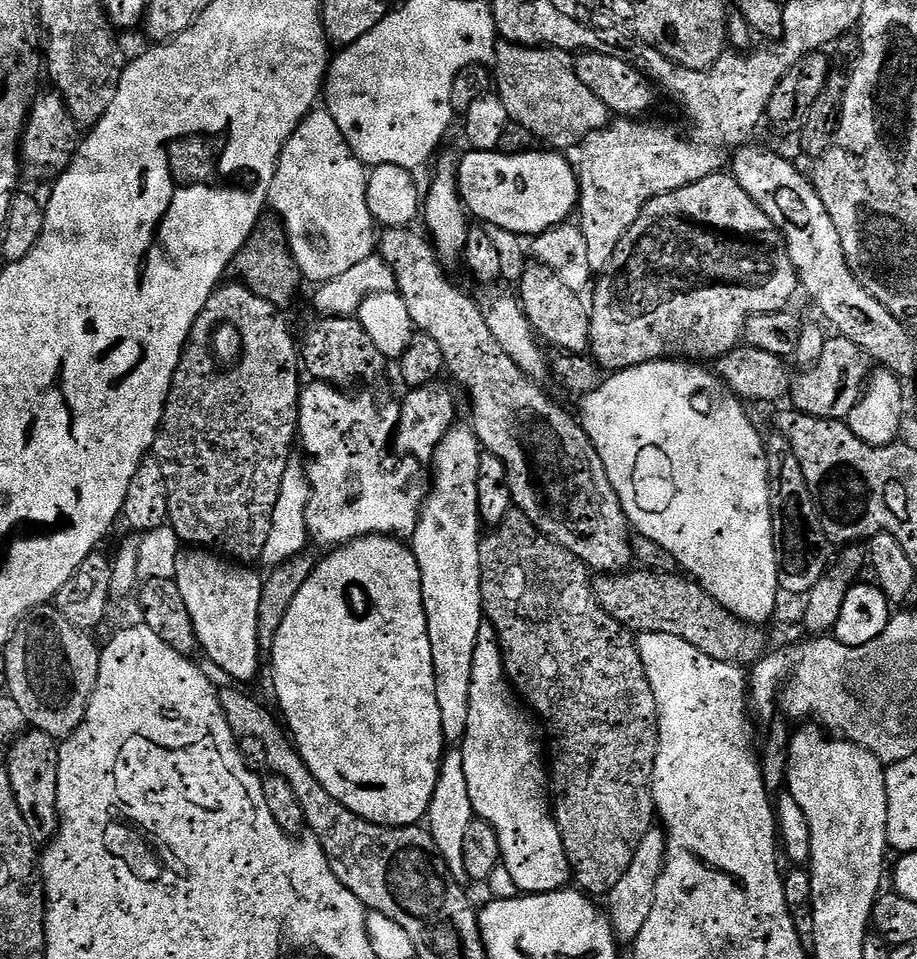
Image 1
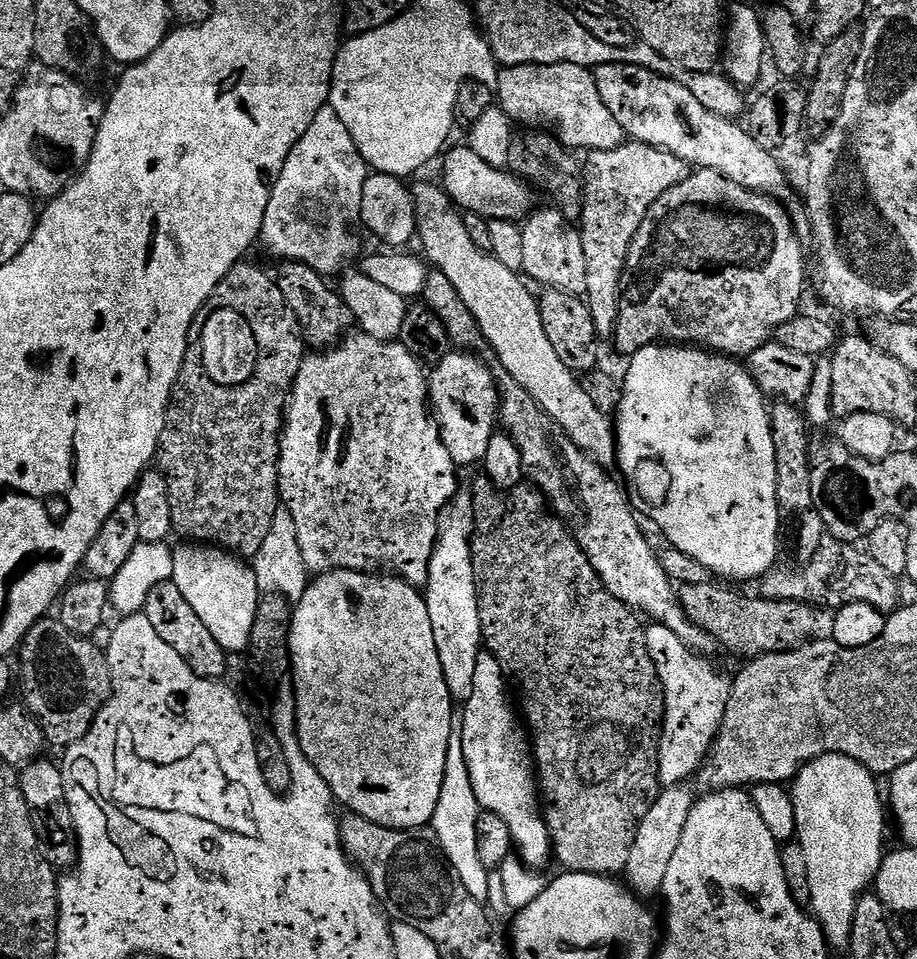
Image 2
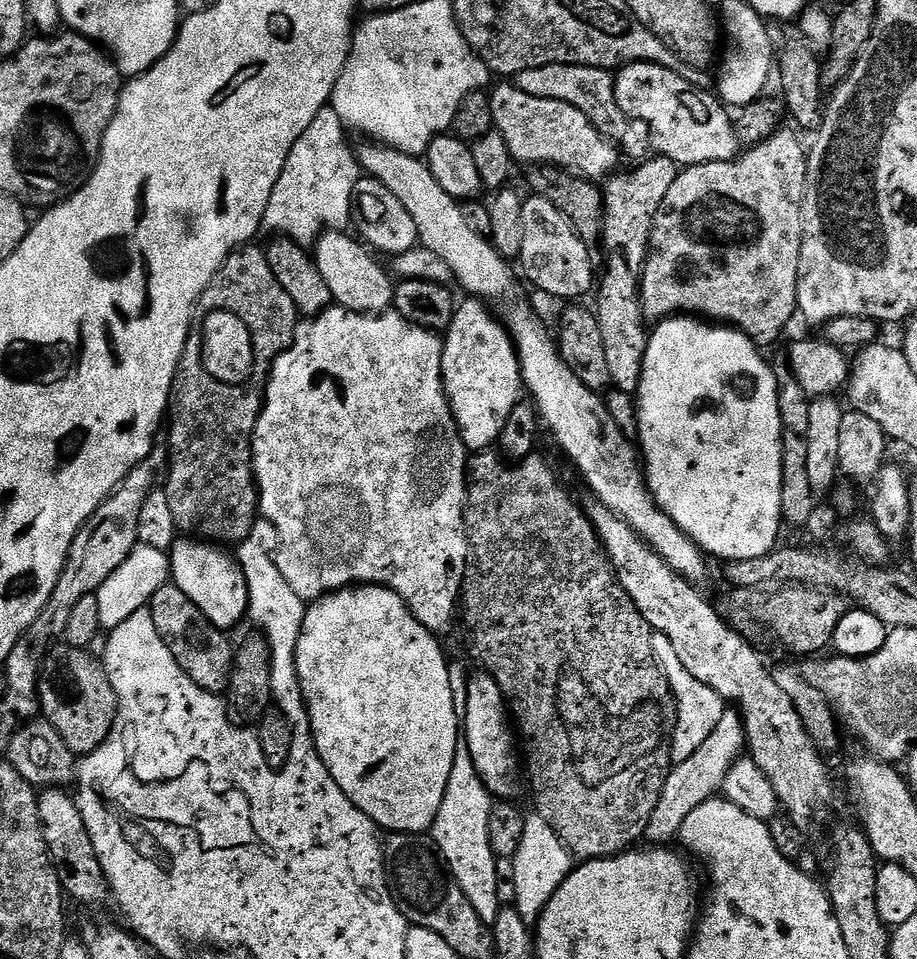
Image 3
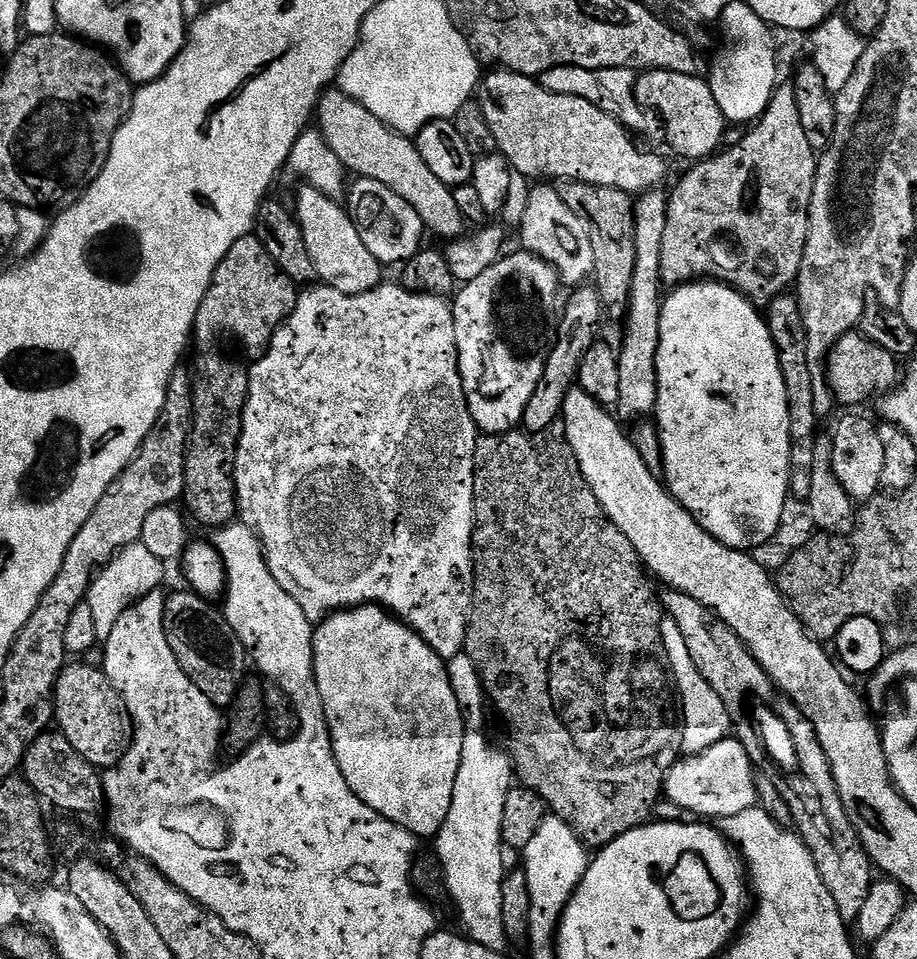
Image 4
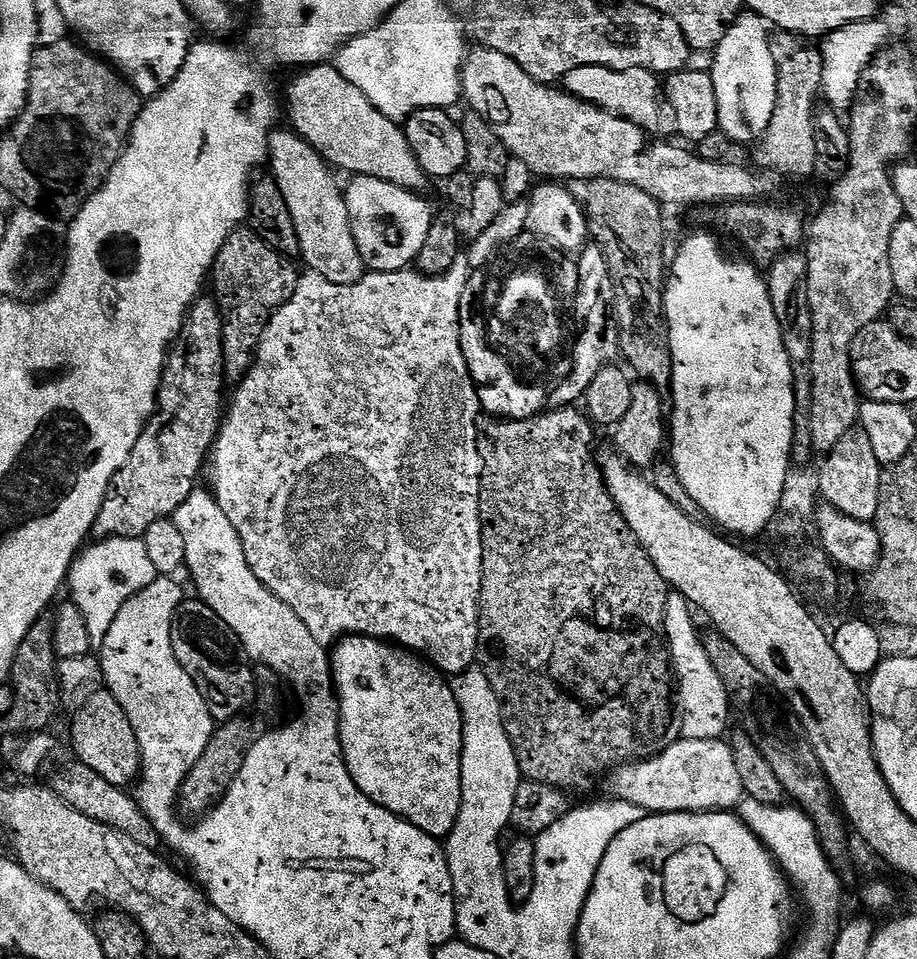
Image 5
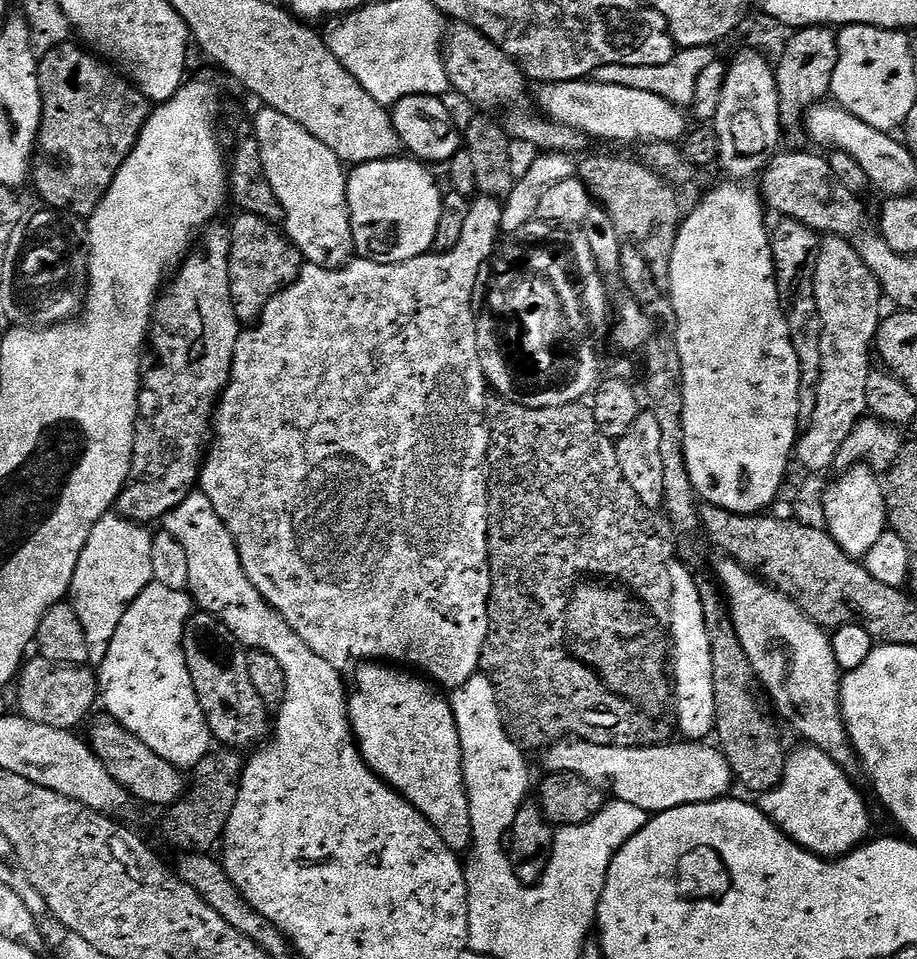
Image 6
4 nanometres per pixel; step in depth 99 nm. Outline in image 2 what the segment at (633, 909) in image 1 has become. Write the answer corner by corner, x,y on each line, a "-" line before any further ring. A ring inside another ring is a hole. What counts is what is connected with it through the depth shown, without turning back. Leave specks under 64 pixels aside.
687,783
665,787
650,807
649,814
638,826
638,836
634,841
626,871
627,887
631,888
637,897
659,897
663,893
666,870
670,870
670,861
674,859
674,854
678,850
678,842
682,842
682,834
686,830
686,822
690,818
690,810
694,803
694,795
692,796
688,787

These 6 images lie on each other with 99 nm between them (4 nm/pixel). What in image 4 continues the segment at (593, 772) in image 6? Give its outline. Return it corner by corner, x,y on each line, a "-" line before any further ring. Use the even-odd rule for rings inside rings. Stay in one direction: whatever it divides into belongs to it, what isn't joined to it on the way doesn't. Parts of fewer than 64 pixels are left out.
725,738
711,744
704,752
688,754
685,760
673,763
664,781
664,792
680,808
693,812
696,818
737,816
757,807
757,769
746,754
742,742

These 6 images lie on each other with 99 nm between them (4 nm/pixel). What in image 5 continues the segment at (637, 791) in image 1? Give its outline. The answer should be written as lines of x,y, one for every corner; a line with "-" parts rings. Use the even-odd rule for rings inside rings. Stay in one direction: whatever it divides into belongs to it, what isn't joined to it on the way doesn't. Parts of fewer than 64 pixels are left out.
579,407
544,410
525,420
496,418
491,422
493,424
489,426
488,432
486,428
486,443
482,448
484,474
480,489
480,525
484,547
484,577
480,587
480,633
476,660
494,694
498,694
500,711
504,713
504,729
512,743
521,777
534,782
546,782
555,788
573,790
582,787
588,776
595,772
607,773
621,764
646,760
658,752
666,751
671,744
681,739
680,720
674,707
674,669
670,663
668,635
664,625
670,585
664,581
658,566
654,566
608,492
598,456
596,460
592,453
594,425

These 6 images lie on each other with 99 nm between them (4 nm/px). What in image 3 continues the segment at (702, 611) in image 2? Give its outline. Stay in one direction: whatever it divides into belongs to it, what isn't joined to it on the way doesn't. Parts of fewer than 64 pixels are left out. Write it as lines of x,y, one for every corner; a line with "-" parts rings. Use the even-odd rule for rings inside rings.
786,584
771,590
738,588
729,591
728,601
722,604
722,615
733,628
749,634
755,628
769,628
784,648
812,658
831,645
838,622
850,611
850,604
839,594
829,594
823,588
805,588
803,584

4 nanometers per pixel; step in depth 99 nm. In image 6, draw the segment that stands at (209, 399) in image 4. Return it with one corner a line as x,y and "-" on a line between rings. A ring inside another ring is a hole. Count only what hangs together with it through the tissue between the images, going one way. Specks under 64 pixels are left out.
245,212
237,215
236,221
231,221
232,253
230,254
230,294
234,302
234,314
240,319
241,325
252,326
259,321
260,315
266,310
268,303
280,293
285,286
292,284
300,276
306,263
304,255
287,235
277,225
268,220
258,218
254,214

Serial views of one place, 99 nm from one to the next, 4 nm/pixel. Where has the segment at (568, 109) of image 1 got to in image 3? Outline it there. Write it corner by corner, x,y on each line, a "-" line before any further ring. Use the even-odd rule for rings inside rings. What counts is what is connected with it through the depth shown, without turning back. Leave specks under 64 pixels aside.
547,64
530,70
522,70
514,78
516,87
526,94
534,94
534,98
550,98
558,102
570,102
570,106
578,106
582,114
607,140
611,140
625,157
632,162
643,162
653,155
652,132
646,122
632,120
618,106
616,97
616,81
613,73
607,68
591,68
581,64

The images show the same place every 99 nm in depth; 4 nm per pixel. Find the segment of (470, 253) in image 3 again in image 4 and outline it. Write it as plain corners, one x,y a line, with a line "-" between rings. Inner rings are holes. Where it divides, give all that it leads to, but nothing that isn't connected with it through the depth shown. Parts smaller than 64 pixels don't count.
329,90
320,98
318,105
318,130
324,136
324,141
338,154
345,169
349,173
365,180
382,182
386,190
394,190
402,202
410,202
414,210
422,218
425,229
436,236
460,238
465,235
466,221
458,210
458,202
454,202
454,194
448,185
438,179
422,162
422,154
418,154
415,143
401,132
395,132
386,126
366,106
354,102
339,90

